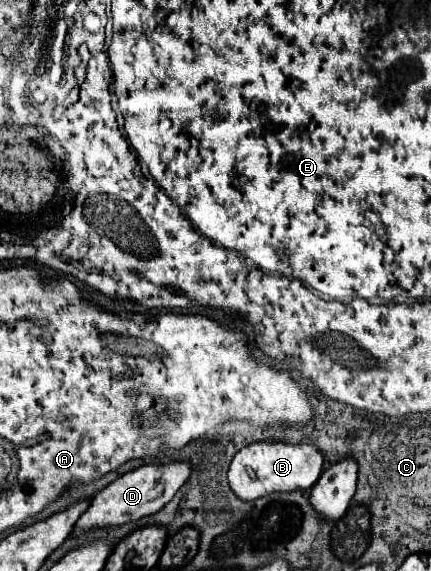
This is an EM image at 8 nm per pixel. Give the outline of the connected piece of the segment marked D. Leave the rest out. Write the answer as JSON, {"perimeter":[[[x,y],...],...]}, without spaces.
{"perimeter":[[[189,462],[145,464],[145,466],[139,466],[139,468],[123,474],[121,478],[117,478],[115,482],[111,482],[109,486],[105,486],[93,498],[89,510],[77,520],[73,534],[85,532],[85,530],[95,528],[95,526],[117,526],[117,524],[125,524],[125,522],[139,520],[143,516],[151,516],[151,514],[159,512],[175,496],[175,492],[189,480],[189,474],[191,474]]]}

